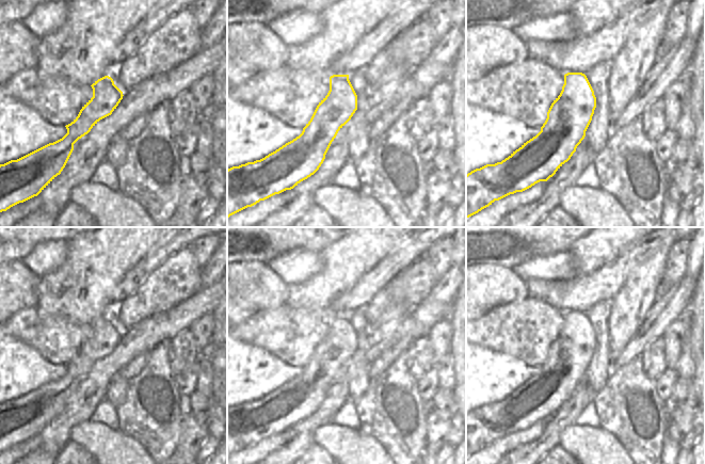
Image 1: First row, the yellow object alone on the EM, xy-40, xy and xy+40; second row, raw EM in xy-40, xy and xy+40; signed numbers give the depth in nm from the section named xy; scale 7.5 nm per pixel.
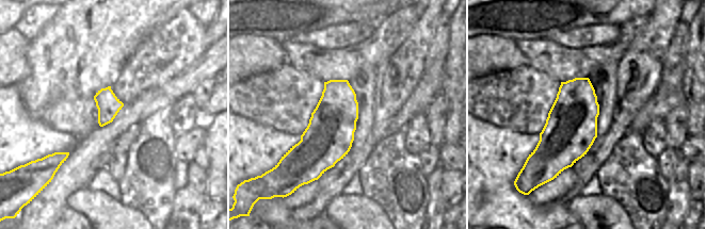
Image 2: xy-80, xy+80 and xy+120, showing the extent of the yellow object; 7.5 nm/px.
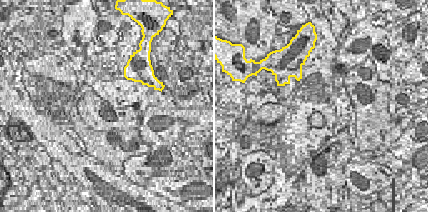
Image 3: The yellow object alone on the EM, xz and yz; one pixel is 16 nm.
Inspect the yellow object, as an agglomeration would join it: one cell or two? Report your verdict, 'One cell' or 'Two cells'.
One cell

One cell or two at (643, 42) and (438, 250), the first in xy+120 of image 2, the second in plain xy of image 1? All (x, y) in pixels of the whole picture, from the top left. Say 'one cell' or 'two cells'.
two cells

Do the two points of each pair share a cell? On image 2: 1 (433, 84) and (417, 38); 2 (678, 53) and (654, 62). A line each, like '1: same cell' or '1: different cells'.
1: different cells
2: different cells

